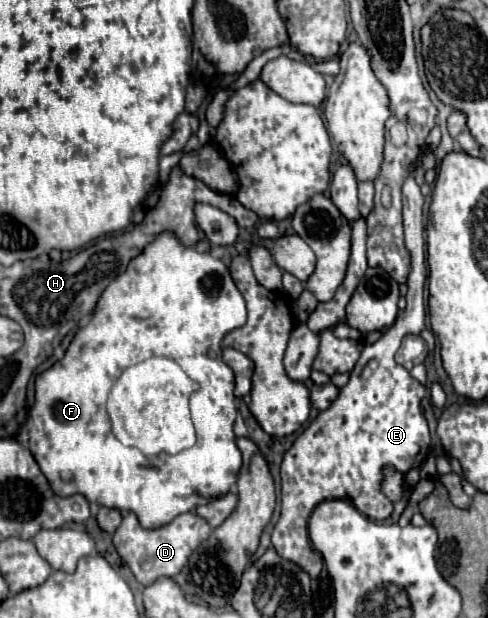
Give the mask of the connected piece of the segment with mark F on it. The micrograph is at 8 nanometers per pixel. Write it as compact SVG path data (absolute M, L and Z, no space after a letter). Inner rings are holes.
M166 230L158 234L156 240L146 244L146 248L134 260L130 260L126 272L106 286L94 308L92 320L86 328L76 332L66 356L36 378L36 402L29 410L26 424L16 436L18 442L30 448L32 456L42 468L42 474L50 480L54 494L62 498L82 494L88 498L88 502L136 512L144 528L160 528L170 524L178 514L190 512L212 498L224 496L236 482L242 466L242 456L236 448L236 436L232 432L236 420L234 372L222 360L220 346L228 332L246 324L246 304L230 276L228 266L220 258L214 258L210 250L198 248L202 246L186 246L174 232ZM150 356L166 356L176 360L178 366L202 388L190 400L198 442L176 456L162 454L158 458L158 466L156 460L146 460L142 464L142 454L138 450L122 446L122 442L110 430L110 420L104 408L106 396L112 388L110 382L116 380L124 368Z

